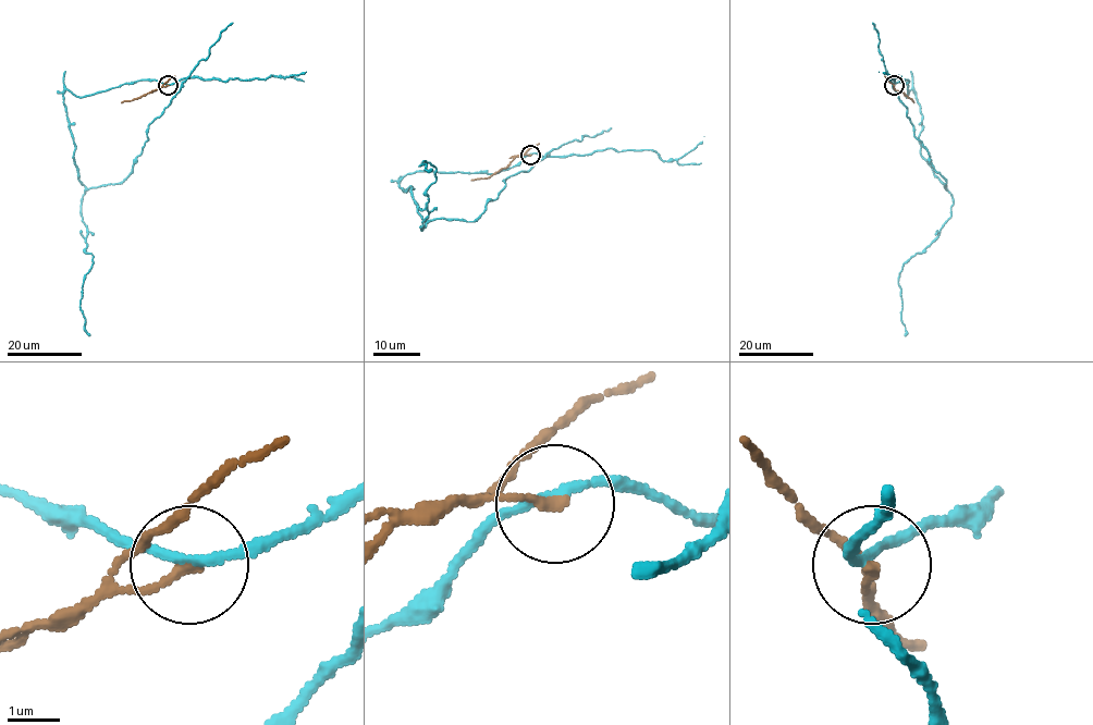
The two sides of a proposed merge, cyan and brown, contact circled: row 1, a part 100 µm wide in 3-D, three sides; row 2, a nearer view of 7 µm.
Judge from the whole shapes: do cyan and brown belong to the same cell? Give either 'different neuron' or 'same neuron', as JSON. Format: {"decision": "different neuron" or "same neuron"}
{"decision": "different neuron"}

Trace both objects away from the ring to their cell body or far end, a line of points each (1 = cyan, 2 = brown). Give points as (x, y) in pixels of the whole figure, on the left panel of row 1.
1: (168, 85), (140, 80), (87, 96), (65, 91), (84, 186), (115, 184), (132, 171), (147, 128), (233, 22)
2: (168, 85), (121, 102)

